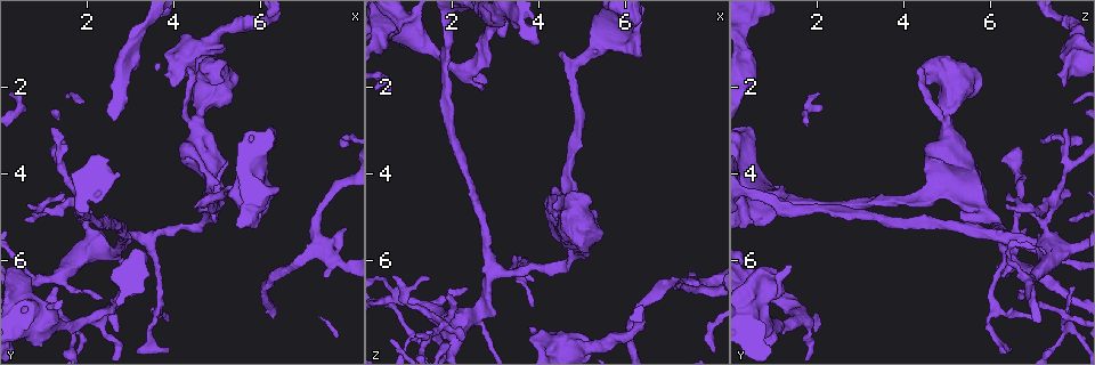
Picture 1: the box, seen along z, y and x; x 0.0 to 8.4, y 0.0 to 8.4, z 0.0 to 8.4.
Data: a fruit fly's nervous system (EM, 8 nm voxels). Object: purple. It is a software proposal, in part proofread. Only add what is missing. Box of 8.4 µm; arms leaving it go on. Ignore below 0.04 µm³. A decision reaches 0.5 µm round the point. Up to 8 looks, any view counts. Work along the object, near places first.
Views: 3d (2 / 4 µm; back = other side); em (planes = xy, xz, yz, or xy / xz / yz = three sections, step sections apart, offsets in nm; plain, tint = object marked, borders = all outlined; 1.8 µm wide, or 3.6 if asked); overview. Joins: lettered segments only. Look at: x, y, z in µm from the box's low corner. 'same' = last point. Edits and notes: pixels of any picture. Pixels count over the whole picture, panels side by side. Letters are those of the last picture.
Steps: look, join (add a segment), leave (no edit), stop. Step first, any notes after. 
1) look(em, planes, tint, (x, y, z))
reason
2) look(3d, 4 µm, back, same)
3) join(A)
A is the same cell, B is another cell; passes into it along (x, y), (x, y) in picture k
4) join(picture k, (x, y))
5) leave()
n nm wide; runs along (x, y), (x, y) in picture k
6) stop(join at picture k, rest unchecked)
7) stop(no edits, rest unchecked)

look(3d, 4 µm, (0.75, 7.45, 0.55))
four-way junction

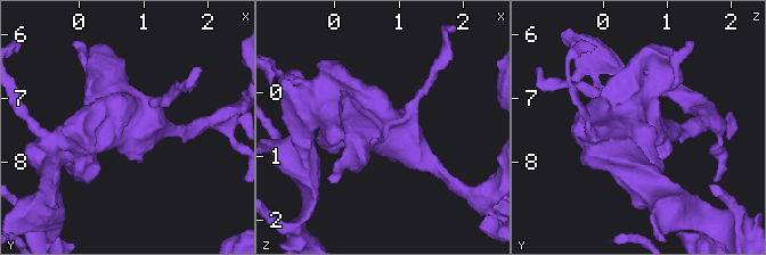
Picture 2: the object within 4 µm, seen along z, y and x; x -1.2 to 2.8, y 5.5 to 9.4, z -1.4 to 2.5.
look(em, 3.6 µm, planes, borders, same)

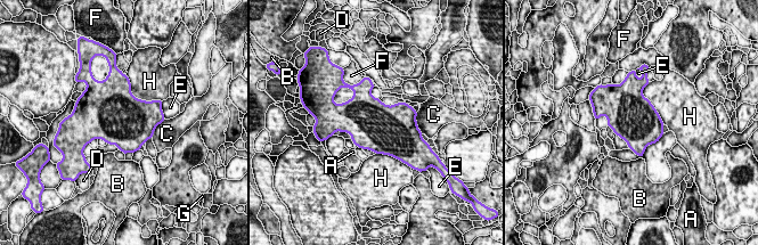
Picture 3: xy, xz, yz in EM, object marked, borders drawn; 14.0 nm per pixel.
leave()
A, B, C, D, E, F, G and H are other cells; border along (380, 99), (412, 107) in picture 3; no lettered segment goes on from it

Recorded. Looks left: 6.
look(em, planes, borders, (1.40, 7.25, 7.70))
four-way junction

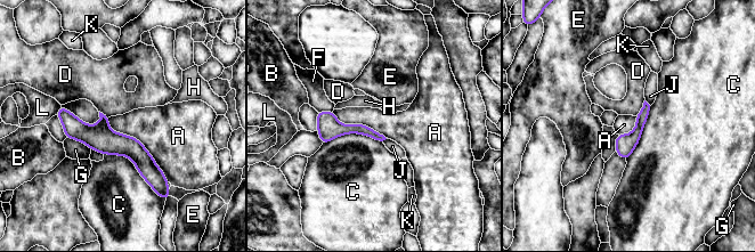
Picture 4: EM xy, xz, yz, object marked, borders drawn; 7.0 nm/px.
leave()
C touches over 480 nm; A, B, C, D, E, F, G, H, J, K and L are other cells; runs along (61, 112), (157, 180) in picture 4; no lettered segment goes on from it

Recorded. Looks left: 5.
look(em, 3.6 µm, xy, step 16, plain, (3.85, 1.50, 7.70))
an open end

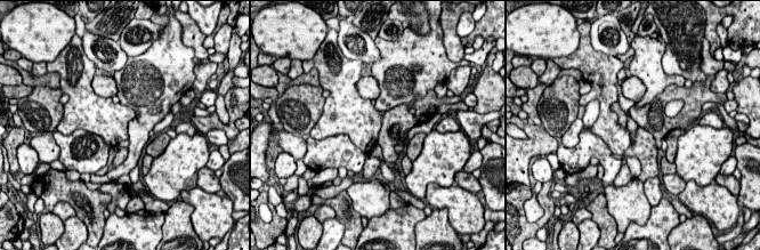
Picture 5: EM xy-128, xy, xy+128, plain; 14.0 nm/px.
look(em, 3.6 µm, xy, step 16, borders, same)
see the neighbours

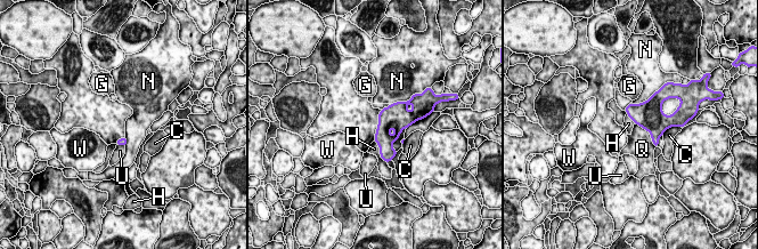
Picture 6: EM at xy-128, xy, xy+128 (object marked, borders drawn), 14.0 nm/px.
leave()
C, G, H, N, Q, U and W are other cells; border along (374, 141), (380, 155), (386, 162) in picture 6; no lettered segment goes on from it

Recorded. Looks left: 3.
stop(no edits, rest unchecked)

